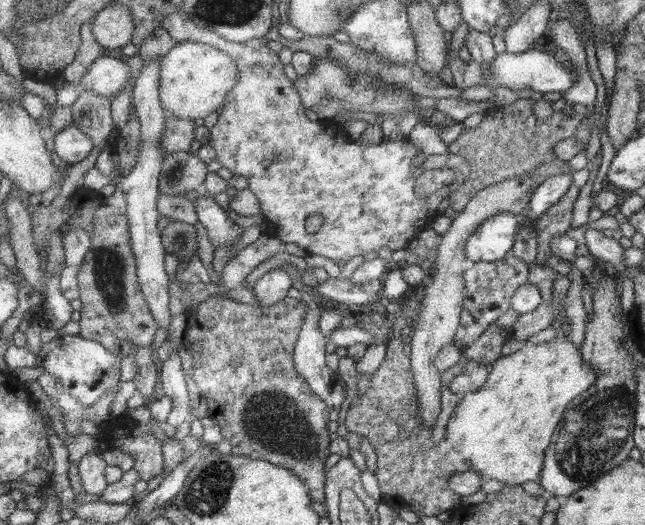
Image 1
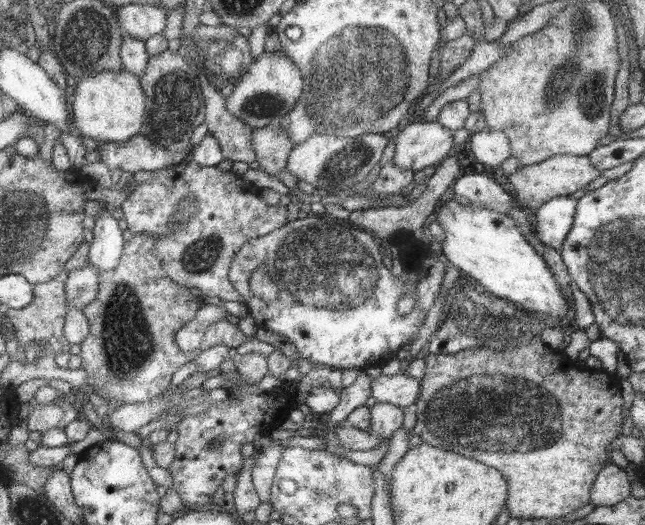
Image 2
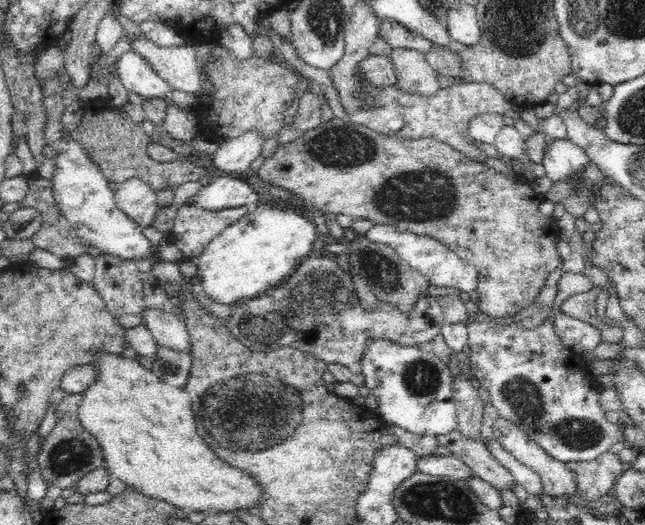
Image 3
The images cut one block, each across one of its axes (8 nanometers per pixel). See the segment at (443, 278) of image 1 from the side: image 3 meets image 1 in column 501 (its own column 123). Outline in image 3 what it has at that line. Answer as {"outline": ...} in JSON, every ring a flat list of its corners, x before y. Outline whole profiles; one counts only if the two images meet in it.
{"outline":[[138,178,121,183,115,191,115,204,141,227,152,224,157,214,157,194]]}

